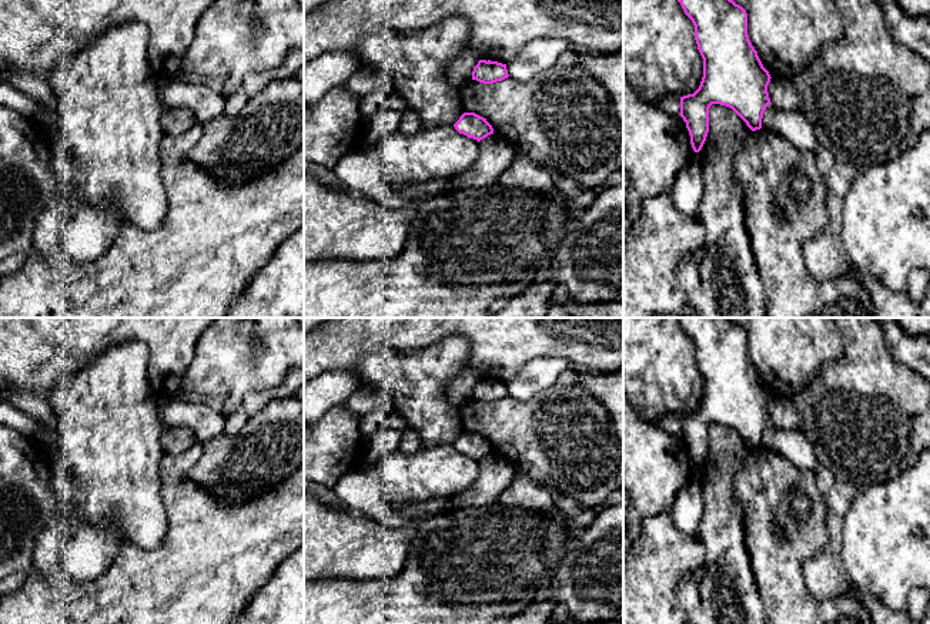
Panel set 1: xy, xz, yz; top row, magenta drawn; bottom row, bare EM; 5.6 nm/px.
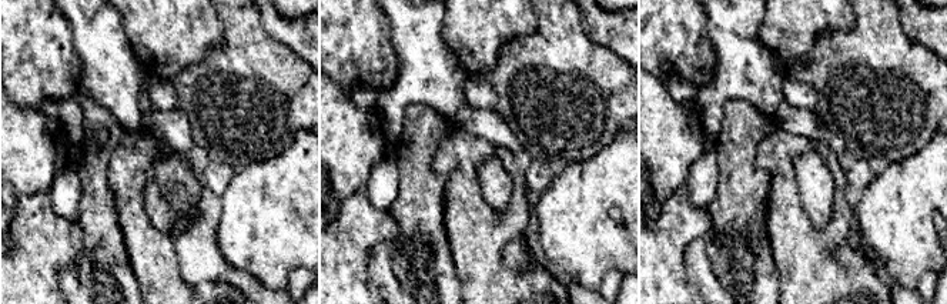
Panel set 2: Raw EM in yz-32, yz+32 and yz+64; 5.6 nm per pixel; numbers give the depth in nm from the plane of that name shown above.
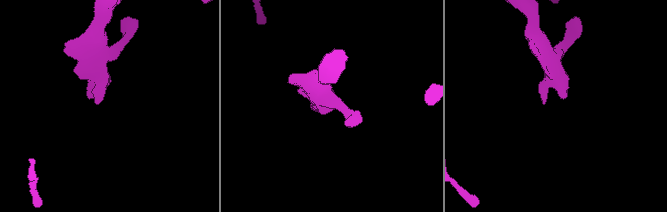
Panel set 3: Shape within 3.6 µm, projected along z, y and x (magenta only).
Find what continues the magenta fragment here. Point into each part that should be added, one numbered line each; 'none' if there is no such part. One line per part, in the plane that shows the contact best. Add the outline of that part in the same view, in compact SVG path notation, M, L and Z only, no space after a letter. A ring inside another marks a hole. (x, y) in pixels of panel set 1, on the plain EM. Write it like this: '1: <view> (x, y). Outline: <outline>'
none

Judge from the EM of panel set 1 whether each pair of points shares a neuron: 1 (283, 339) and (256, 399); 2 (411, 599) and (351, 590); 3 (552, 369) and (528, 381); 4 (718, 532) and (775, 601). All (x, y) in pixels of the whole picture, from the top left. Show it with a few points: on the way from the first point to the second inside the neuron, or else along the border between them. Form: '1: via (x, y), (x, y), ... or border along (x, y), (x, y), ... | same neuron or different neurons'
1: border along (288, 372), (276, 388), (251, 391), (241, 406) | different neurons
2: via (397, 599), (365, 599) | same neuron
3: via (547, 371), (534, 376) | same neuron
4: border along (745, 543), (756, 589), (765, 607) | different neurons

